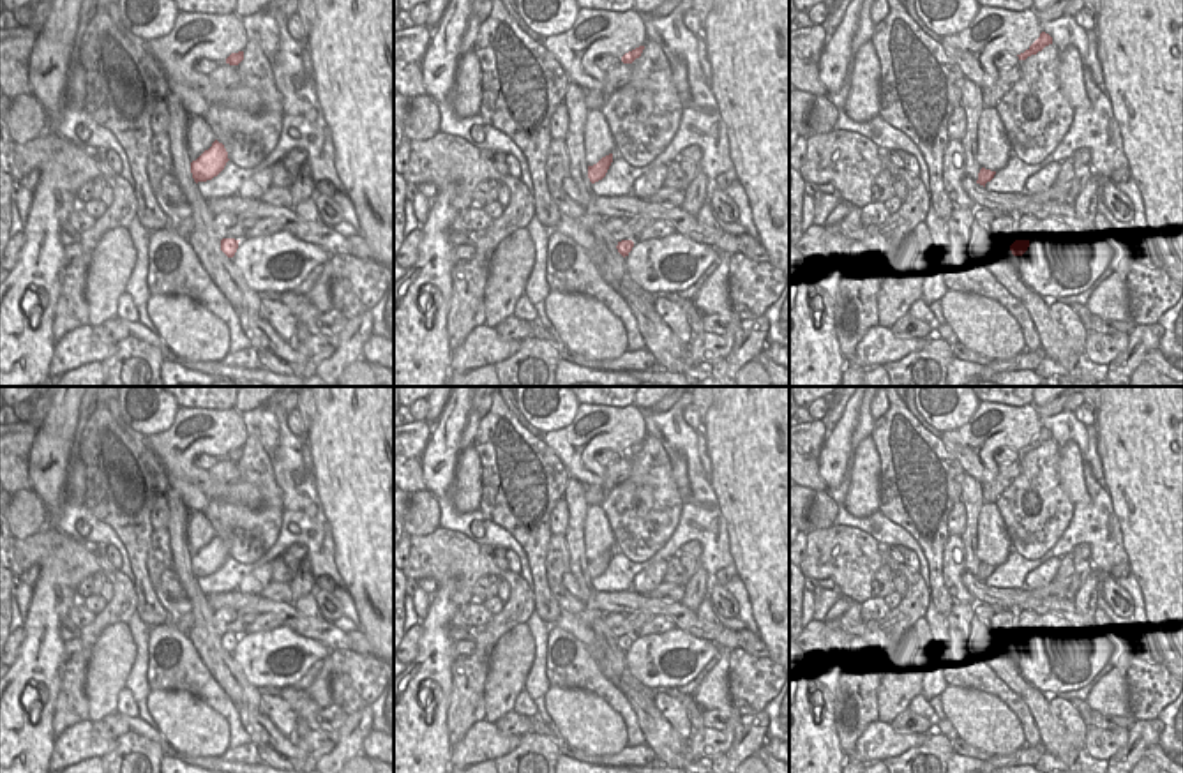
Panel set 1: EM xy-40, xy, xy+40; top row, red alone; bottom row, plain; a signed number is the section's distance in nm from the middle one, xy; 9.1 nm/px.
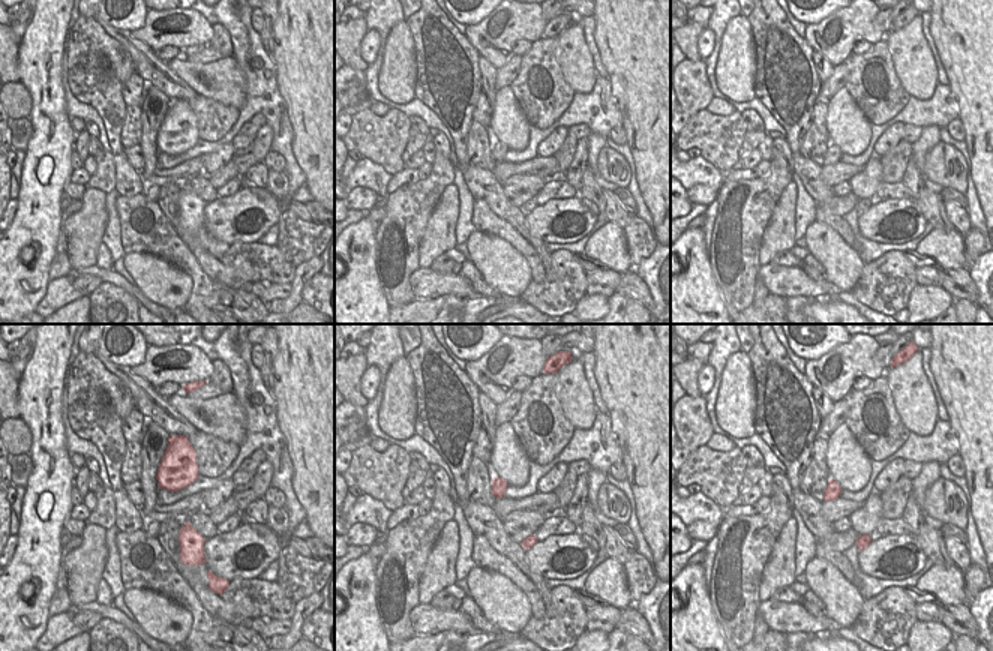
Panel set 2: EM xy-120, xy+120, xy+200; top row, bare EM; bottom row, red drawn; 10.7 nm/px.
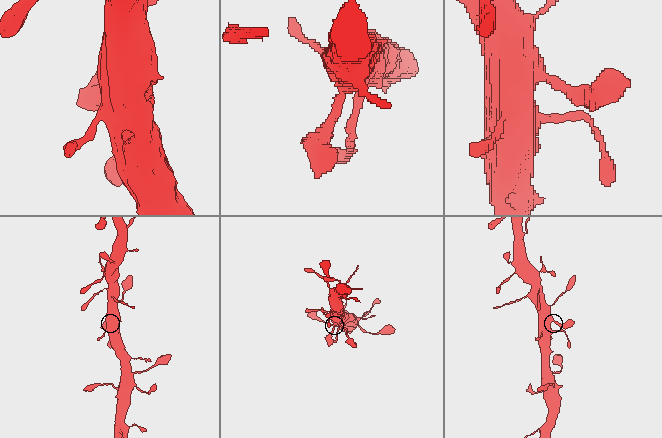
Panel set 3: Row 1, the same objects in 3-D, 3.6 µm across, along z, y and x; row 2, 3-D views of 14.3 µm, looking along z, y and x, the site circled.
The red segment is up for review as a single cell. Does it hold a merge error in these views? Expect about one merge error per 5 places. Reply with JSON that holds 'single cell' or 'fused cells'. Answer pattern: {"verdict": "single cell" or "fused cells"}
{"verdict": "single cell"}

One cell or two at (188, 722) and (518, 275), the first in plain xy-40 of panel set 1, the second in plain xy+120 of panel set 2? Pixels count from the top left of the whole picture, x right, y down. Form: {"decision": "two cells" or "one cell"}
{"decision": "one cell"}

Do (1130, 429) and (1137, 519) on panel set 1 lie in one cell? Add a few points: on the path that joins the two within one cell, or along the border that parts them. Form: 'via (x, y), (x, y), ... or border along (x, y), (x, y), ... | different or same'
via (1137, 452), (1137, 496) | same

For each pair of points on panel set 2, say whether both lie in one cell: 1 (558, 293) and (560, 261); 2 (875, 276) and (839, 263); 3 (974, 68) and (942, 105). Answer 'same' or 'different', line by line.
1: same
2: different
3: different

